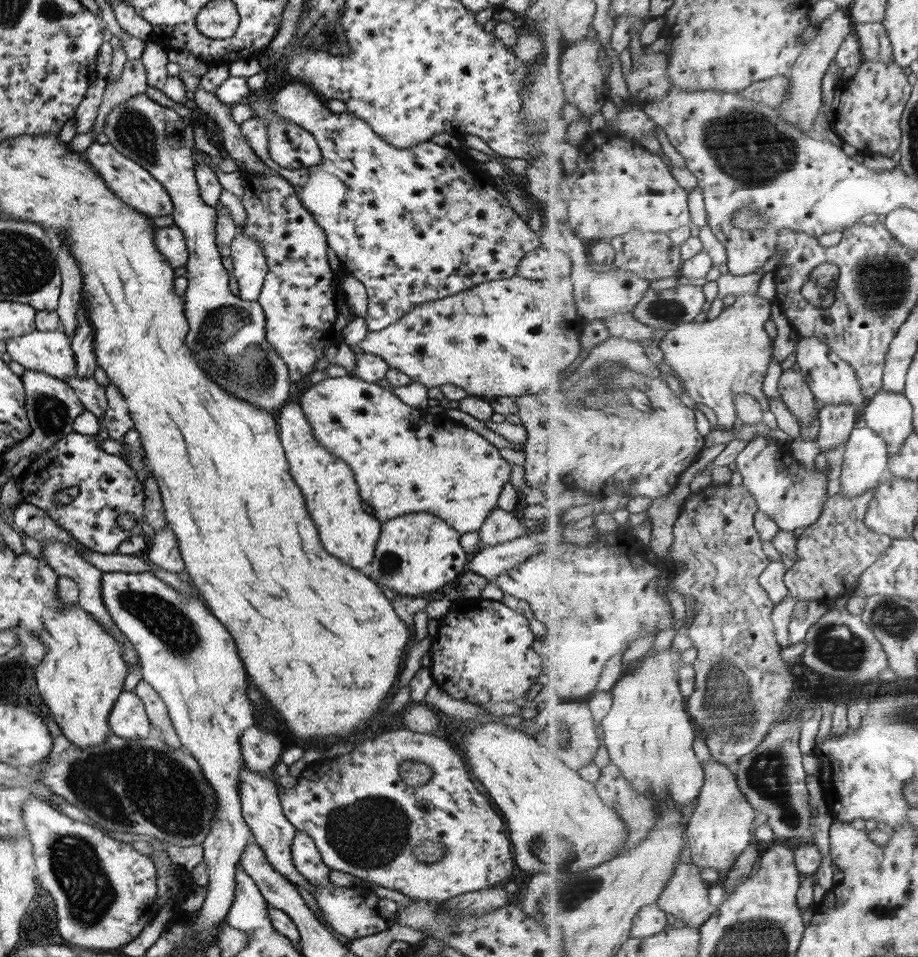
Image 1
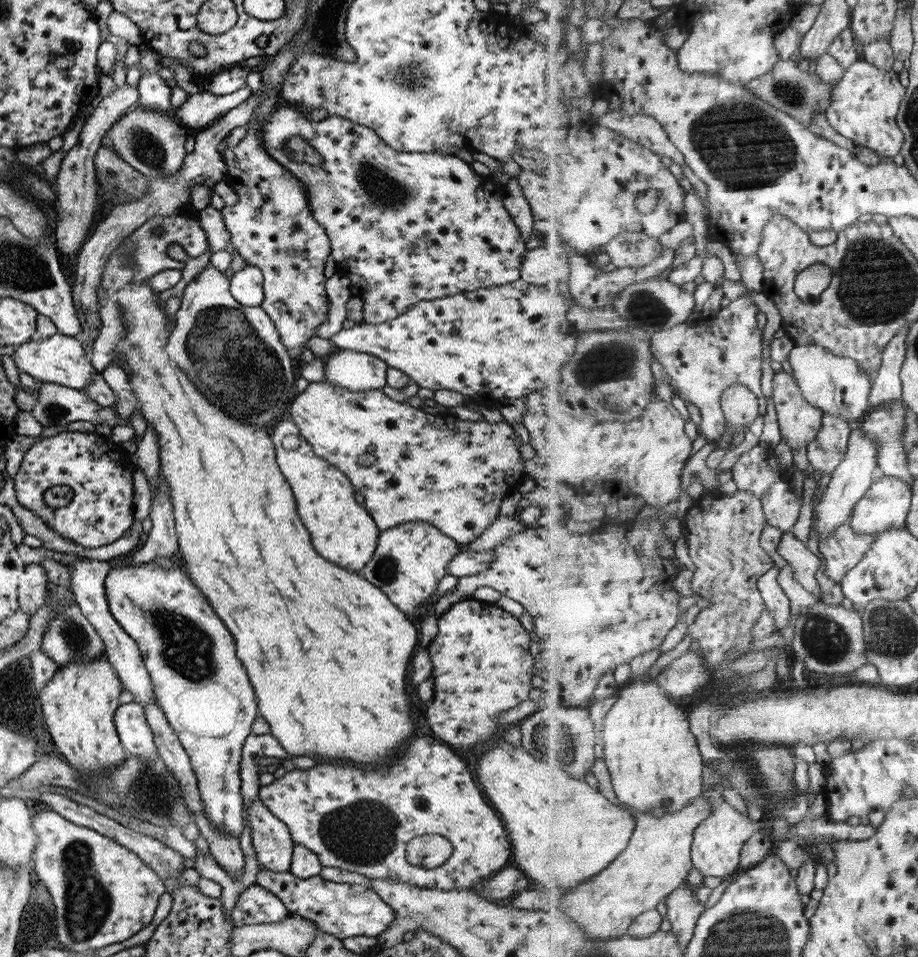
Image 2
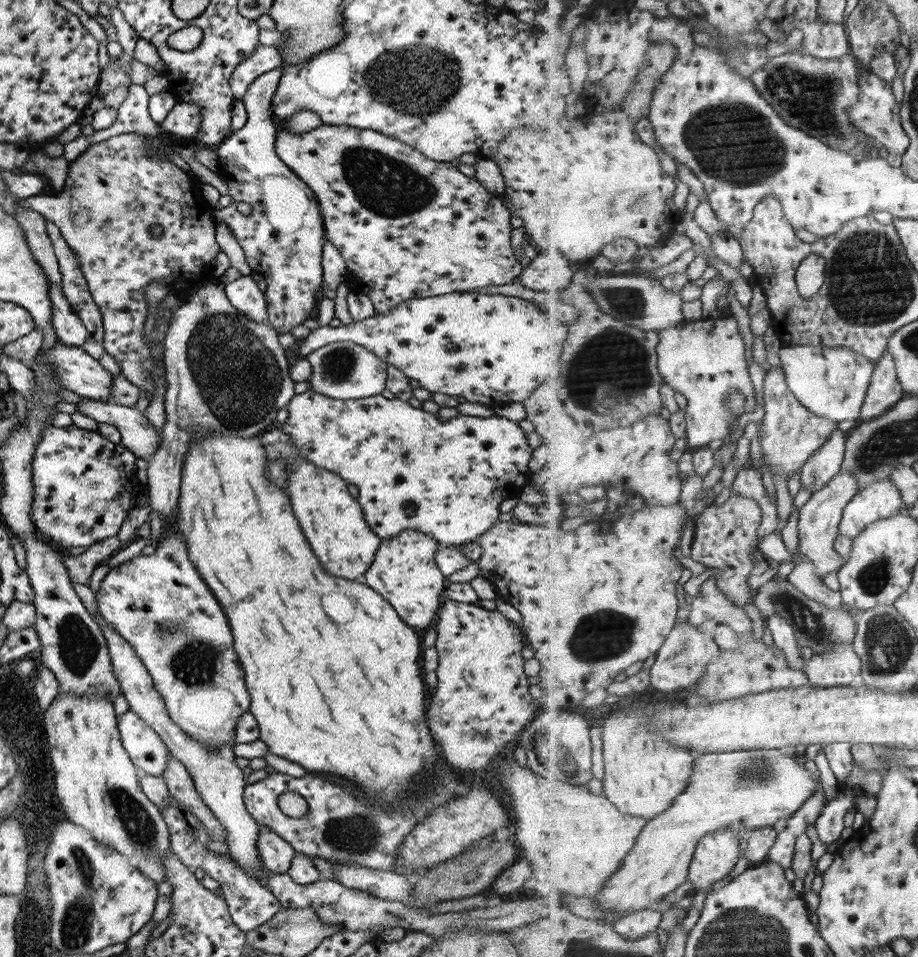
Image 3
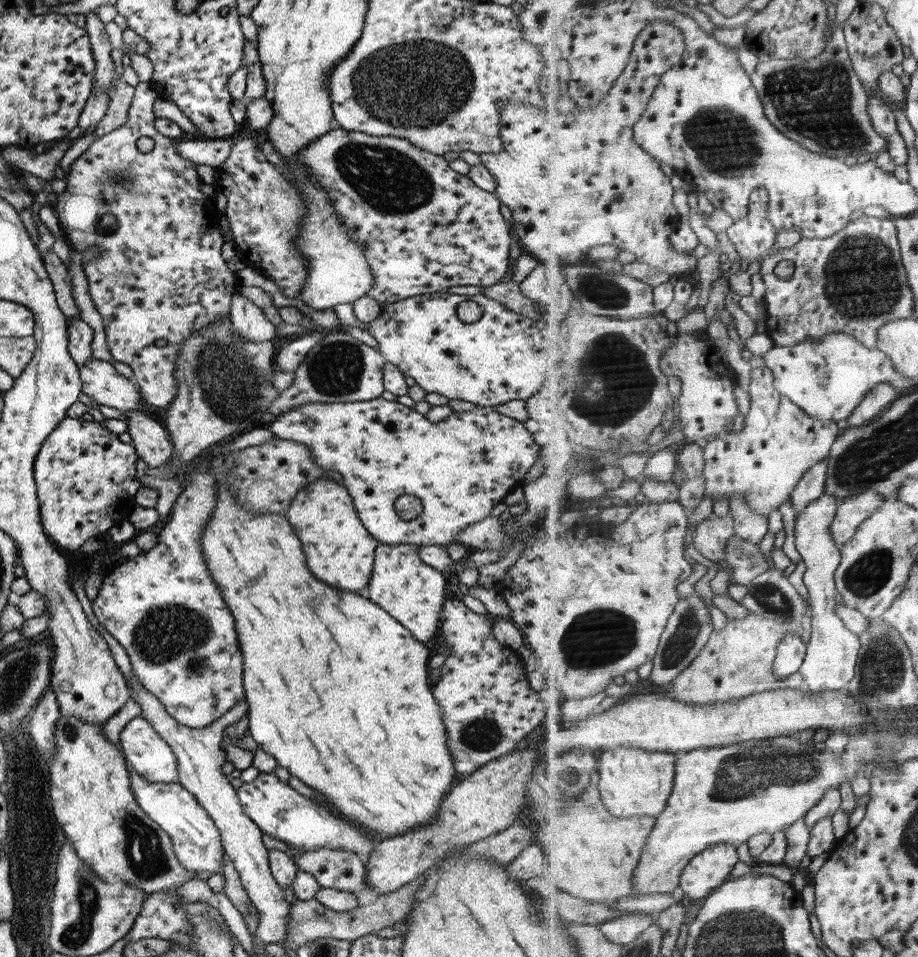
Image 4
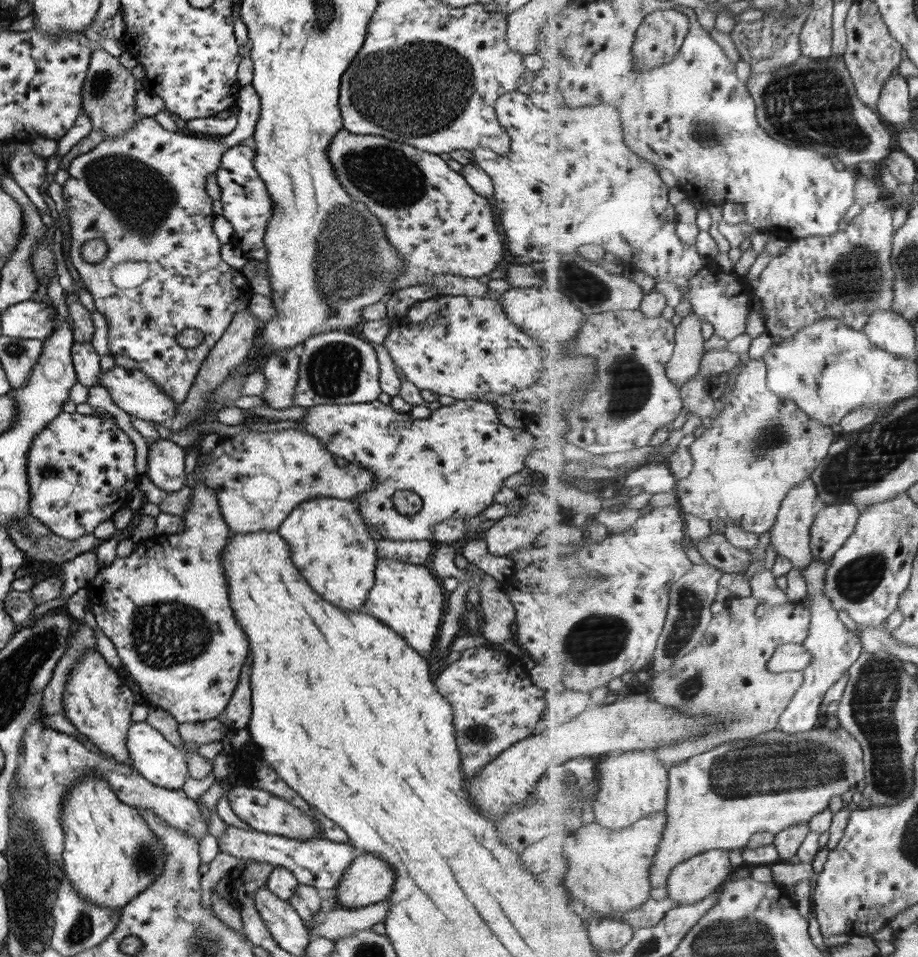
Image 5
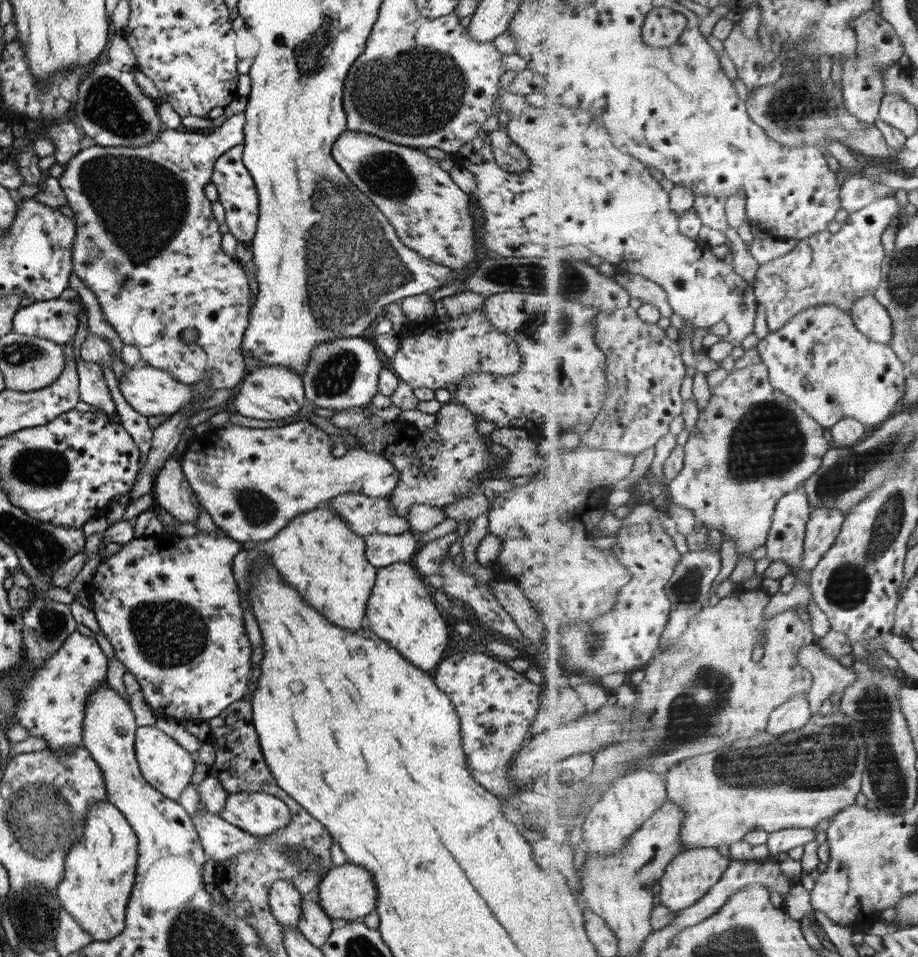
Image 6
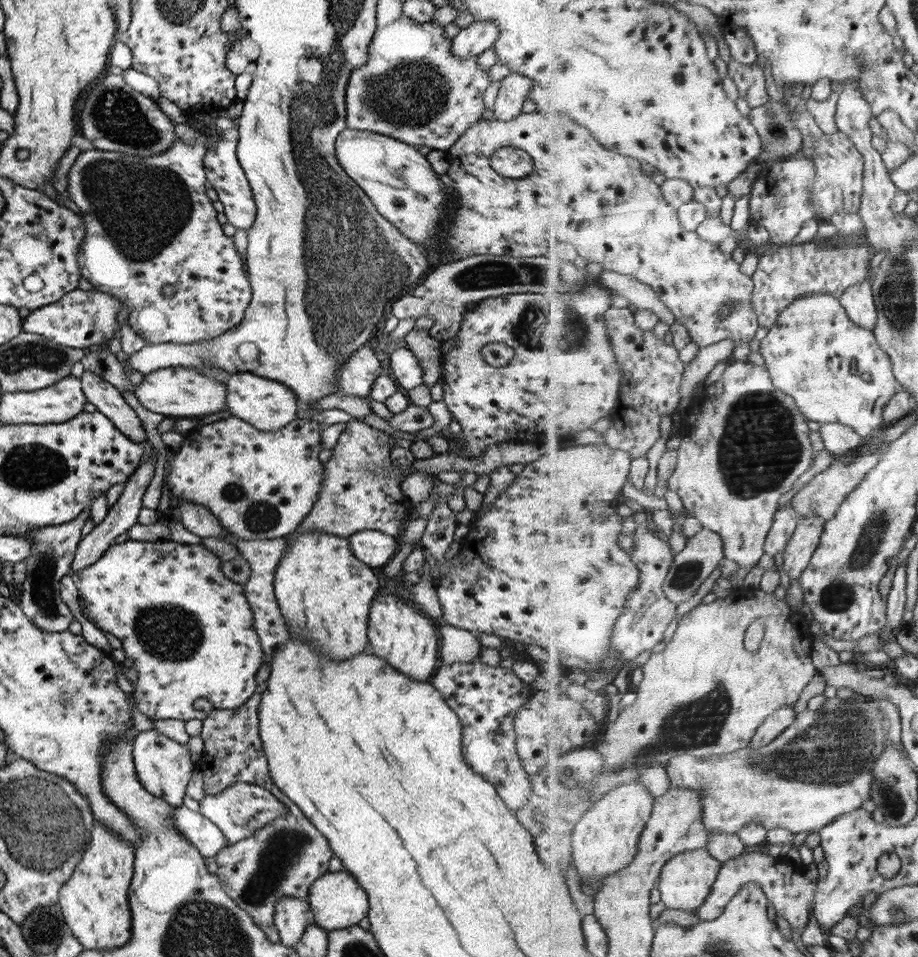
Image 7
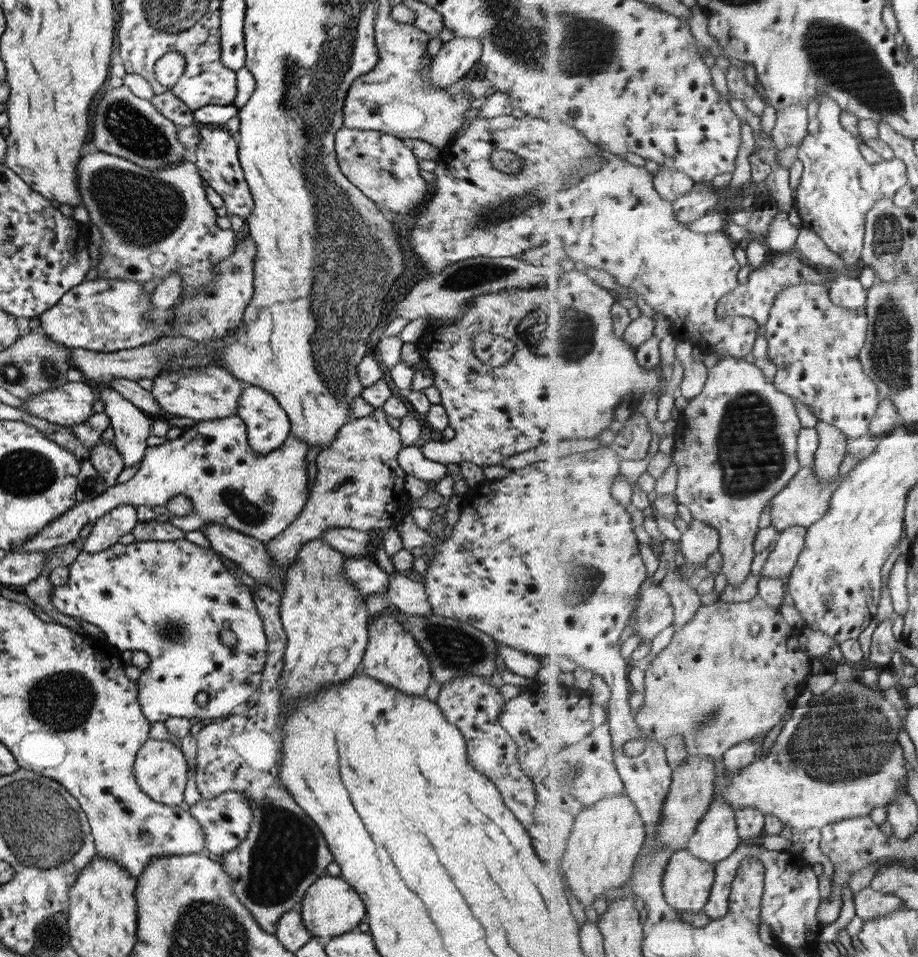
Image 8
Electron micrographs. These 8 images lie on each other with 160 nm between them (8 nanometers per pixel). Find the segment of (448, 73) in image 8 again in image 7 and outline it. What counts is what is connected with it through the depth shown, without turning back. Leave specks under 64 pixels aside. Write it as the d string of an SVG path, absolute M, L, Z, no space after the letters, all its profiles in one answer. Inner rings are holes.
M487 19L472 21L467 27L459 29L451 39L451 54L455 57L479 57L491 48L497 39L498 28Z

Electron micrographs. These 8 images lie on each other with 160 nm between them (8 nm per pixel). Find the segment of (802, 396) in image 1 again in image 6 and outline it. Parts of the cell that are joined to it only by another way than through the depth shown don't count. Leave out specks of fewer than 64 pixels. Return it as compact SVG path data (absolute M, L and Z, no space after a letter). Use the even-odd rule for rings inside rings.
M762 360L742 369L732 369L727 378L714 387L697 430L690 433L681 474L667 483L672 502L692 510L707 527L733 537L740 556L749 558L750 552L768 541L778 502L791 491L804 487L806 480L823 465L825 454L832 447L825 438L825 429L793 398L771 385L770 370Z

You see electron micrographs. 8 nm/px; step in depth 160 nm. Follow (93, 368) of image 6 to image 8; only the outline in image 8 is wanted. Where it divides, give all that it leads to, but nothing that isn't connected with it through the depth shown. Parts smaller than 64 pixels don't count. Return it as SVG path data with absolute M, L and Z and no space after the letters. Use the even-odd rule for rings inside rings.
M96 384L94 394L95 400L100 400L105 405L103 413L109 418L110 427L113 431L112 446L120 455L124 467L142 461L145 449L147 449L145 438L149 436L149 429L153 425L152 420L107 385Z

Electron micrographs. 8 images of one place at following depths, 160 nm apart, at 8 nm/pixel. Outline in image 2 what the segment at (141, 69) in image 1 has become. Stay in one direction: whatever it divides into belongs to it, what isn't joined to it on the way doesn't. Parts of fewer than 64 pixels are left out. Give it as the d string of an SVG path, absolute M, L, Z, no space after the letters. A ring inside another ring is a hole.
M123 83L115 87L114 91L103 97L94 108L93 112L84 119L78 141L73 148L70 148L63 157L57 178L55 178L56 201L54 202L55 222L53 222L53 233L51 239L58 254L58 262L66 278L70 281L80 246L87 238L91 228L91 218L100 201L100 187L96 183L94 174L93 159L97 149L101 146L101 138L111 128L111 125L118 119L120 114L129 108L137 106L139 93L134 86Z

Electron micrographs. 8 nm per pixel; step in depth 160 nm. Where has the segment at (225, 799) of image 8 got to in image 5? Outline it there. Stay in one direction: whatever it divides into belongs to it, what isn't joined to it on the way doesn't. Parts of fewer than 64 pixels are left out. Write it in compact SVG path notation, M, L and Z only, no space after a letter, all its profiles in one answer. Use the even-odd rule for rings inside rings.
M237 785L228 790L226 798L231 810L234 812L234 817L242 820L257 832L292 838L299 842L302 840L311 840L318 834L318 828L312 818L307 817L303 811L296 809L295 806L290 805L286 800L266 790Z

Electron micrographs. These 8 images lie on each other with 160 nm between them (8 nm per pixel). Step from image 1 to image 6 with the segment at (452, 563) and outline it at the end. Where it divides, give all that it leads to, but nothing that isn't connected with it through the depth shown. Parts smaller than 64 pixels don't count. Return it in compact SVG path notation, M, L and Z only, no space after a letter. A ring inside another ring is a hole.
M395 562L389 566L376 569L374 585L366 602L364 623L376 637L383 639L392 649L395 649L403 658L409 661L411 666L423 672L432 669L441 660L441 654L447 646L447 626L441 614L437 611L436 600L430 586L411 563Z

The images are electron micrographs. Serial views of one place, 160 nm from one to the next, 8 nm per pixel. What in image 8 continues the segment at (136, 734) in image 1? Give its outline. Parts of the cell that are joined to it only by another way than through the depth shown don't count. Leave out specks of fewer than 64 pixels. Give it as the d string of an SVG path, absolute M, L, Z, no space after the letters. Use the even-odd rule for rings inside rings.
M145 739L138 746L132 769L140 791L151 800L167 806L177 806L183 800L188 768L180 748L171 741Z

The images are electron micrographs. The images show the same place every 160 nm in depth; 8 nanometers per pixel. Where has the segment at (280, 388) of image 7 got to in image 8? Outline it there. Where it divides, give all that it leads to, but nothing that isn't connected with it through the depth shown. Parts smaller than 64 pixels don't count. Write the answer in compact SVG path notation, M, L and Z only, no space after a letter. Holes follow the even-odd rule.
M242 385L235 415L244 423L247 446L255 454L277 450L290 433L289 420L277 400L257 386Z

